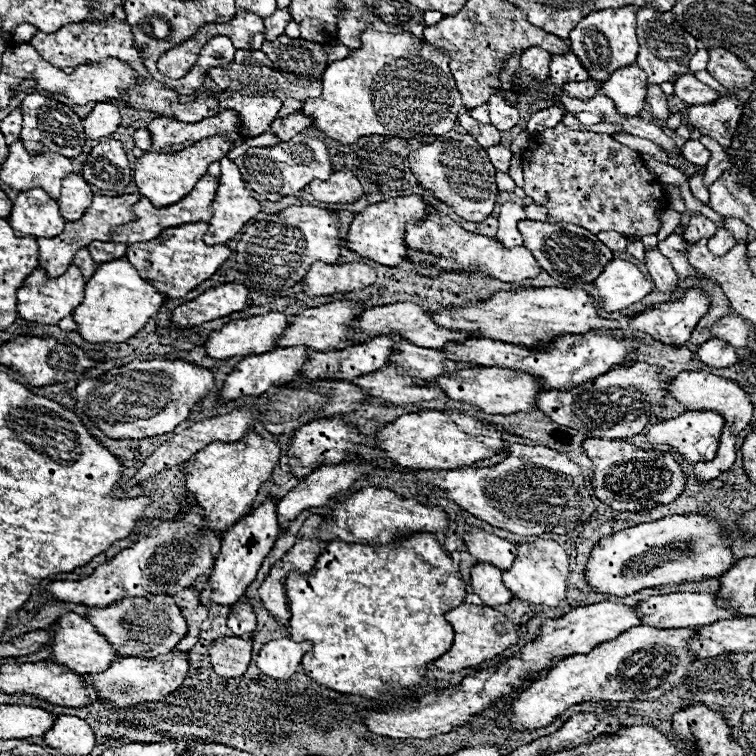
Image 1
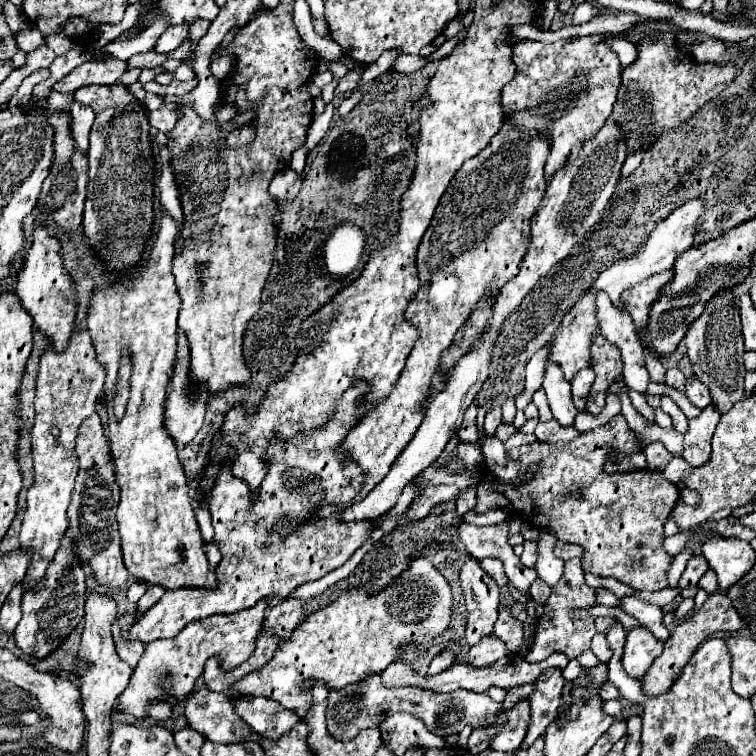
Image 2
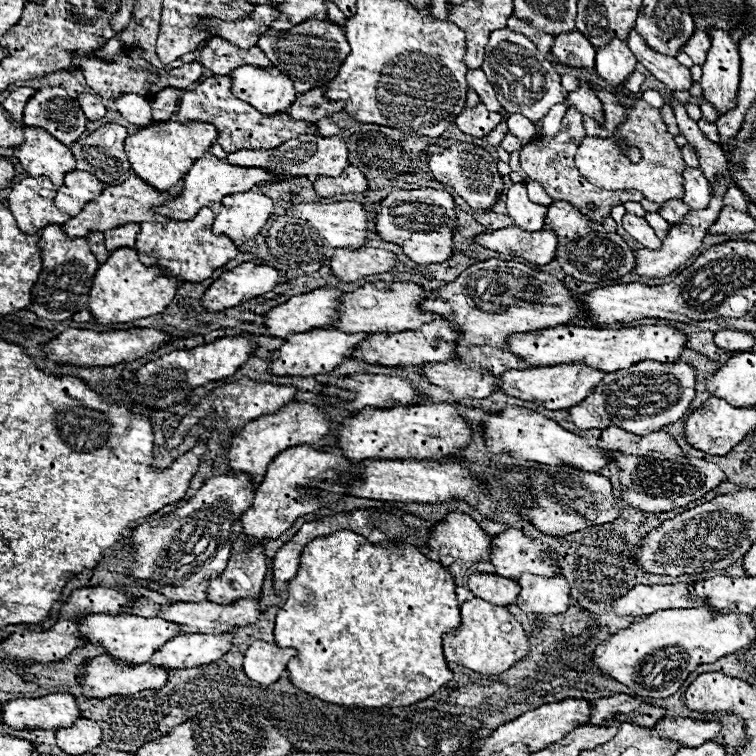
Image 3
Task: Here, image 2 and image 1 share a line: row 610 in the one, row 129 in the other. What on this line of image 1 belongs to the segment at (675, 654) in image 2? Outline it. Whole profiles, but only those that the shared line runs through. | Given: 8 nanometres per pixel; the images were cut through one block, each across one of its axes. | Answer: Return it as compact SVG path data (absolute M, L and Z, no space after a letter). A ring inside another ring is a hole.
M720 96L714 104L690 106L686 110L686 118L690 128L700 130L702 136L710 136L728 150L742 118L742 106L736 96Z

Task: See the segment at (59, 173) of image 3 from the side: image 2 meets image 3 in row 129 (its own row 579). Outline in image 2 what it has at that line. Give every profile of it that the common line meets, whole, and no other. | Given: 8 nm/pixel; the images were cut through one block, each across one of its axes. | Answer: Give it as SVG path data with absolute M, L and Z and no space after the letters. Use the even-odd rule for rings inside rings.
M74 330L64 354L56 354L54 350L46 348L46 352L40 358L40 374L36 380L36 402L34 402L36 420L34 420L34 428L30 432L32 434L32 458L34 458L34 484L26 496L28 506L26 506L22 530L20 530L20 546L24 550L32 548L32 562L30 562L28 574L24 578L24 588L32 588L36 582L40 582L44 578L46 566L50 564L50 560L56 554L58 540L62 538L62 534L68 528L66 510L70 506L70 494L74 488L74 478L78 474L78 458L74 452L74 438L76 438L76 430L78 430L80 422L94 412L94 402L104 386L104 376L106 376L106 372L104 372L102 364L96 360L92 338L90 338L88 330ZM54 426L60 430L58 436L52 434Z

